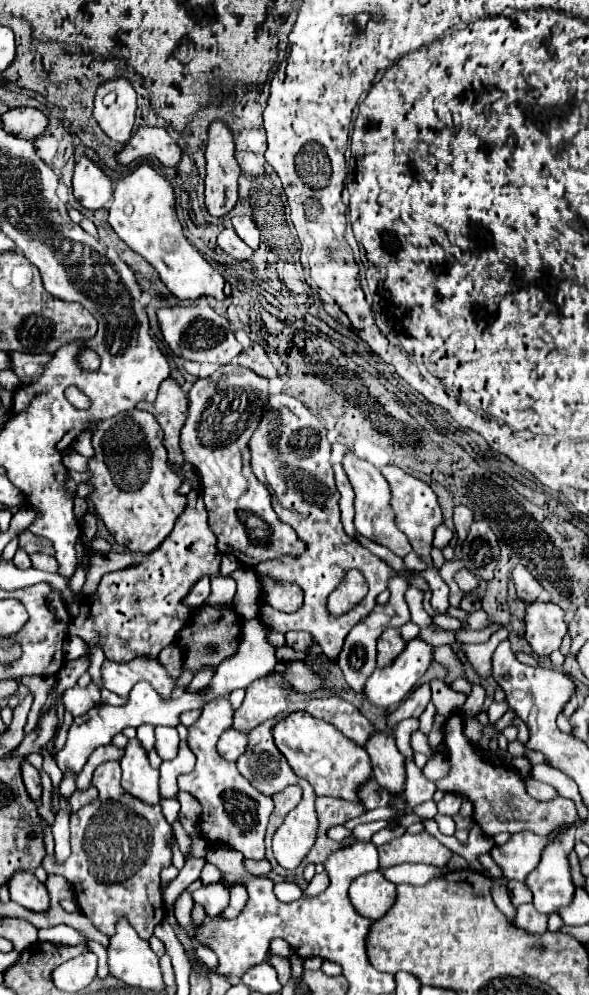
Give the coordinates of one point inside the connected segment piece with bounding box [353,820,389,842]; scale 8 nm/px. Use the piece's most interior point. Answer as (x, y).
(364, 832)

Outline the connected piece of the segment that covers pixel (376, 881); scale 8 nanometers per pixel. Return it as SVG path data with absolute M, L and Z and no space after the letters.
M379 870L363 874L351 882L349 898L353 908L369 920L379 920L393 906L397 892L395 884L385 880Z

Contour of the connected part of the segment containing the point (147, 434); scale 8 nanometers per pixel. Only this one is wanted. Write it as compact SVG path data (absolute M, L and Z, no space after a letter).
M131 408L91 428L95 458L89 460L95 492L91 500L113 538L133 550L149 554L173 530L175 520L185 510L185 496L177 494L181 480L167 466L163 430L153 414Z

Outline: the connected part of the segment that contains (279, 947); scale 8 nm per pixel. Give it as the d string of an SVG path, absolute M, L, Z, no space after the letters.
M275 938L275 940L271 942L271 948L269 948L269 952L277 954L277 956L285 956L285 958L293 954L293 950L289 948L289 944L287 944L283 938Z

